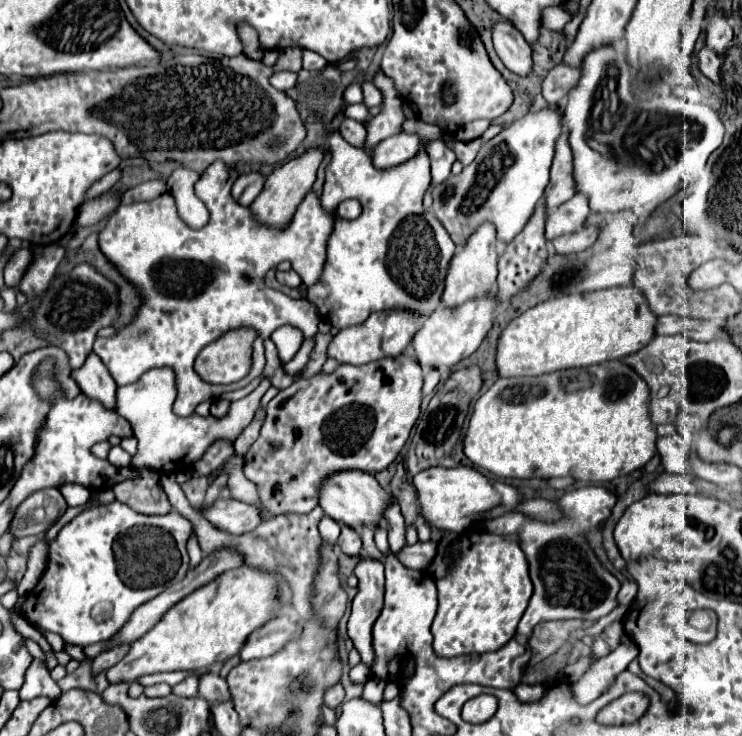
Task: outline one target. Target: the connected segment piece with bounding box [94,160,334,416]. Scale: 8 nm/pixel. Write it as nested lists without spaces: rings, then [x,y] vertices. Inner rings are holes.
[[[214,160],[202,178],[198,178],[195,184],[195,194],[206,204],[210,212],[210,222],[200,228],[192,230],[188,224],[184,224],[176,212],[174,198],[166,192],[160,198],[154,198],[152,202],[136,202],[136,204],[120,205],[120,210],[112,214],[108,220],[108,226],[100,234],[100,250],[120,268],[120,272],[140,286],[142,296],[144,296],[144,306],[138,310],[136,320],[122,328],[116,336],[112,338],[96,338],[94,342],[94,354],[106,364],[110,370],[112,378],[116,384],[130,384],[138,380],[144,372],[152,368],[162,368],[168,366],[174,370],[178,382],[176,382],[176,400],[174,400],[174,414],[178,416],[190,416],[194,408],[204,402],[204,400],[214,400],[222,392],[238,390],[248,386],[254,378],[262,376],[264,370],[264,338],[270,338],[270,334],[280,328],[282,324],[292,324],[302,330],[306,338],[314,336],[318,332],[318,322],[320,314],[316,312],[316,306],[310,304],[308,300],[290,300],[284,294],[269,295],[269,287],[264,286],[264,272],[270,268],[278,266],[282,260],[292,262],[292,270],[298,272],[302,280],[306,280],[306,286],[312,286],[320,278],[320,270],[324,266],[324,256],[326,256],[326,240],[332,232],[332,222],[334,216],[324,212],[320,206],[320,200],[314,192],[308,192],[304,202],[298,206],[292,222],[284,230],[274,230],[266,226],[258,226],[252,220],[252,214],[248,208],[240,206],[234,202],[230,196],[230,188],[236,180],[236,172],[230,172],[222,160]],[[228,328],[254,328],[260,336],[254,342],[254,368],[246,378],[234,384],[210,384],[204,382],[196,372],[194,372],[194,360],[200,354],[204,346],[214,342],[216,338],[224,336]]]

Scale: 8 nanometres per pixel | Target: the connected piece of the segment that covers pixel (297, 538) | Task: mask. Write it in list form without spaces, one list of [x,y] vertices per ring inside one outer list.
[[[316,506],[312,512],[308,514],[282,514],[282,516],[272,516],[266,522],[262,522],[256,530],[248,532],[248,534],[240,534],[240,536],[232,536],[228,532],[218,530],[216,526],[212,526],[204,516],[200,516],[200,512],[192,510],[192,524],[198,536],[198,544],[200,550],[204,554],[212,554],[216,550],[224,550],[224,548],[232,548],[236,552],[240,552],[240,556],[244,556],[244,566],[250,568],[260,568],[266,572],[278,572],[284,576],[286,584],[292,590],[292,610],[300,616],[300,618],[308,618],[312,614],[312,606],[310,606],[310,594],[312,594],[312,580],[316,576],[316,568],[318,568],[318,554],[320,554],[320,534],[318,534],[318,522],[324,516],[322,508]]]

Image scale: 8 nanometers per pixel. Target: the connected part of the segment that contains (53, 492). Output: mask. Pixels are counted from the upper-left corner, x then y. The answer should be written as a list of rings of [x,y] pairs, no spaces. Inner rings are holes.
[[[46,488],[28,496],[18,504],[14,518],[10,522],[10,532],[14,538],[46,534],[46,530],[66,512],[68,504],[58,488]]]

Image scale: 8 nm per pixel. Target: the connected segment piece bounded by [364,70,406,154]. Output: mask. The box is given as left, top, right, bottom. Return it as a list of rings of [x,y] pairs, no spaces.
[[[376,72],[374,74],[374,86],[382,92],[384,96],[384,102],[380,106],[380,114],[376,114],[370,122],[368,122],[368,138],[366,138],[366,144],[364,144],[364,150],[366,154],[372,152],[372,148],[392,136],[392,134],[398,134],[400,132],[400,126],[402,122],[406,120],[404,114],[402,114],[402,98],[400,94],[396,92],[396,86],[392,84],[392,80],[388,80],[388,76],[384,76],[384,72]]]

